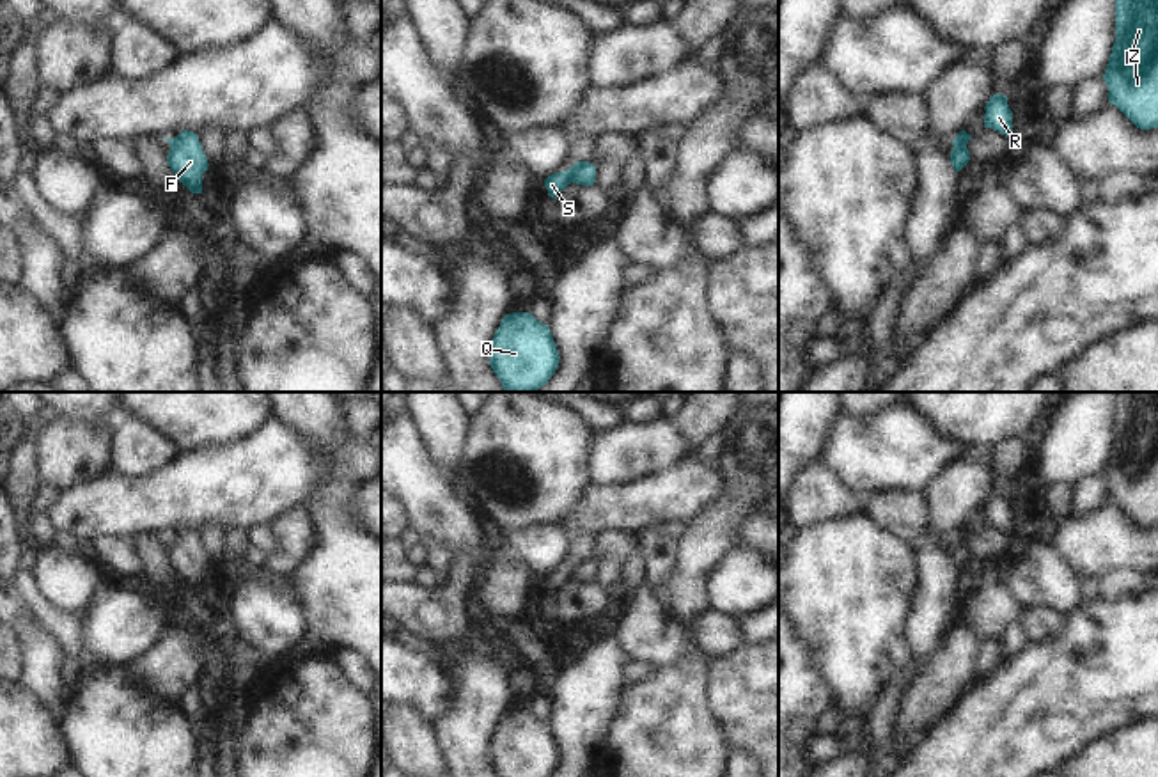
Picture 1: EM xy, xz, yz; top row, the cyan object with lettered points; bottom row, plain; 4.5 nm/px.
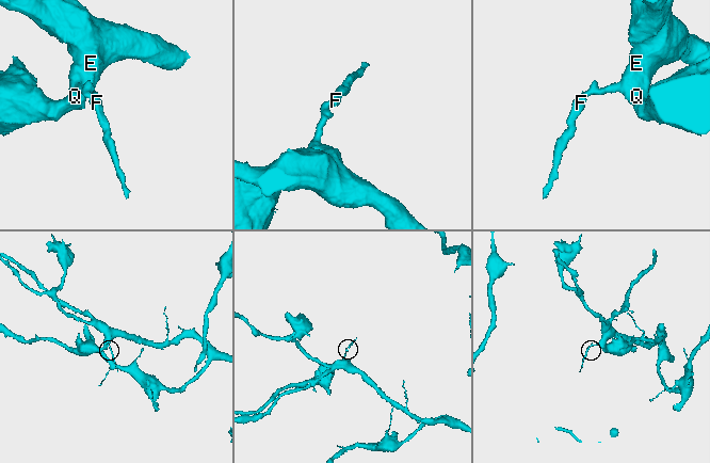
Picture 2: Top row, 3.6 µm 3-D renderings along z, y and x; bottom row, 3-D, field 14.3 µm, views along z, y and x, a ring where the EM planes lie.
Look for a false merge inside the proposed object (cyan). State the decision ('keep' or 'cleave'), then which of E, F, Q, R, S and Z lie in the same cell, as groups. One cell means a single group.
cleave; E Q R S Z / F

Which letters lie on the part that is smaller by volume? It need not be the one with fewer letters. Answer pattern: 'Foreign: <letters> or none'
Foreign: F

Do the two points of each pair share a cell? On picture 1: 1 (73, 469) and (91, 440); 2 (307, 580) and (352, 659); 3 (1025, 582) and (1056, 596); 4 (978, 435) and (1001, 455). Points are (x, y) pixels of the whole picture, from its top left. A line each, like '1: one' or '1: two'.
1: one
2: two
3: one
4: two

